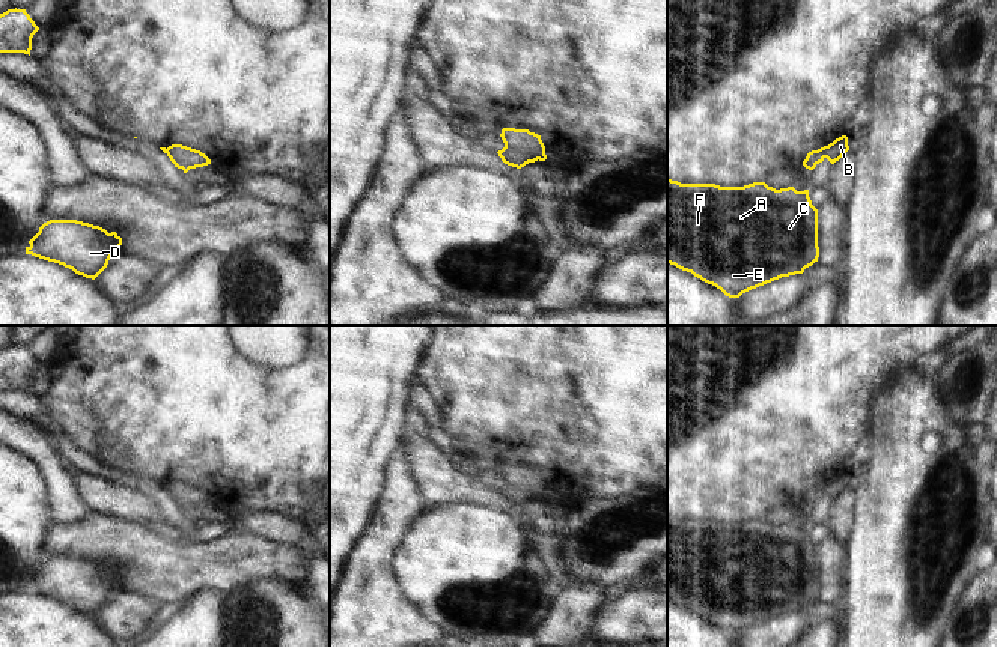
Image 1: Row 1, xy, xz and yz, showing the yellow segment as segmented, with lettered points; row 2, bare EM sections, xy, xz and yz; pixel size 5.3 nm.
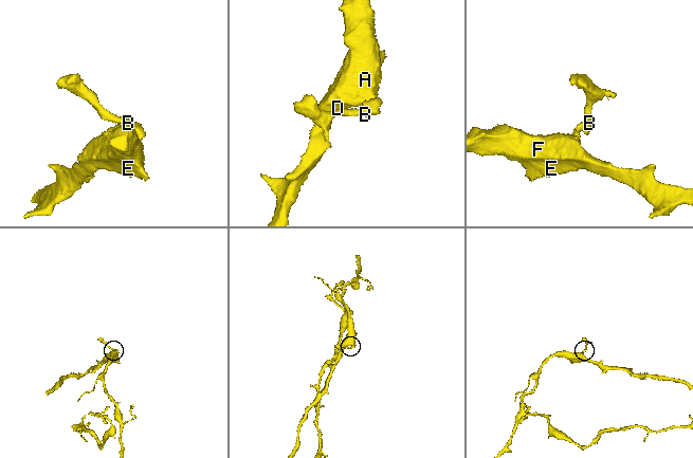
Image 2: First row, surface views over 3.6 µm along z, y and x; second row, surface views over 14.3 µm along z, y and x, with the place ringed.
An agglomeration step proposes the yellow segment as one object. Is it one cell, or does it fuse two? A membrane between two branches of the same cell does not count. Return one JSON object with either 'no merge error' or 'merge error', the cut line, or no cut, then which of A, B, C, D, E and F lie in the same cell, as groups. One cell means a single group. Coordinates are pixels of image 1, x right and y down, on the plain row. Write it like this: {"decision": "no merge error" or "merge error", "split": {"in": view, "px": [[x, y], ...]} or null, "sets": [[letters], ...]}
{"decision": "merge error", "split": {"in": "xz", "px": [[505, 482], [538, 495]]}, "sets": [["A", "C", "D", "E", "F"], ["B"]]}

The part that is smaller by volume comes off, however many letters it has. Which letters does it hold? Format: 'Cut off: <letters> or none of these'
Cut off: B

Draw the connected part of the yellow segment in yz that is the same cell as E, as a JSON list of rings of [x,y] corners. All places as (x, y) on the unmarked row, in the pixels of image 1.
[[[667,515],[667,600],[715,623],[726,633],[739,635],[782,614],[803,611],[818,594],[818,546],[812,542],[809,527],[776,527],[765,519],[744,524],[681,521]]]

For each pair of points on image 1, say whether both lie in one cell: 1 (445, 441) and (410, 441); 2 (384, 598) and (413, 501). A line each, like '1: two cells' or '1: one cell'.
1: two cells
2: one cell

